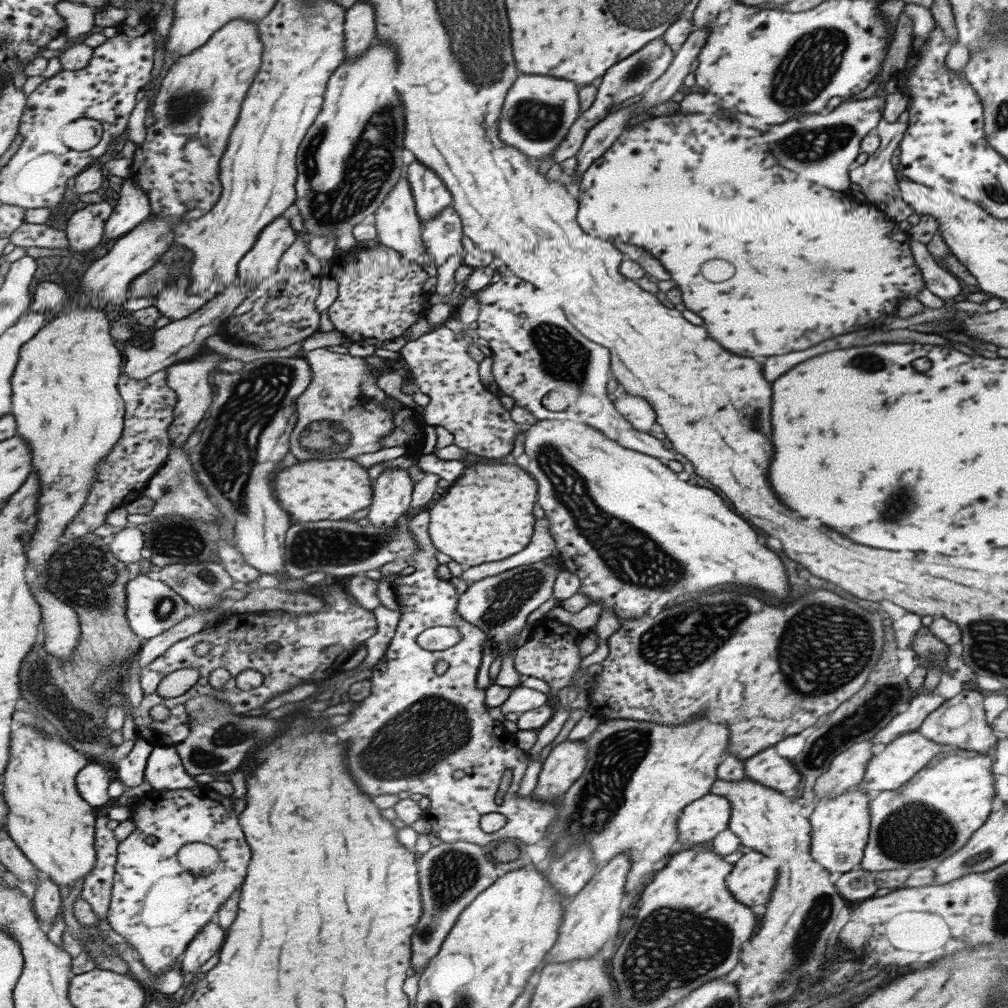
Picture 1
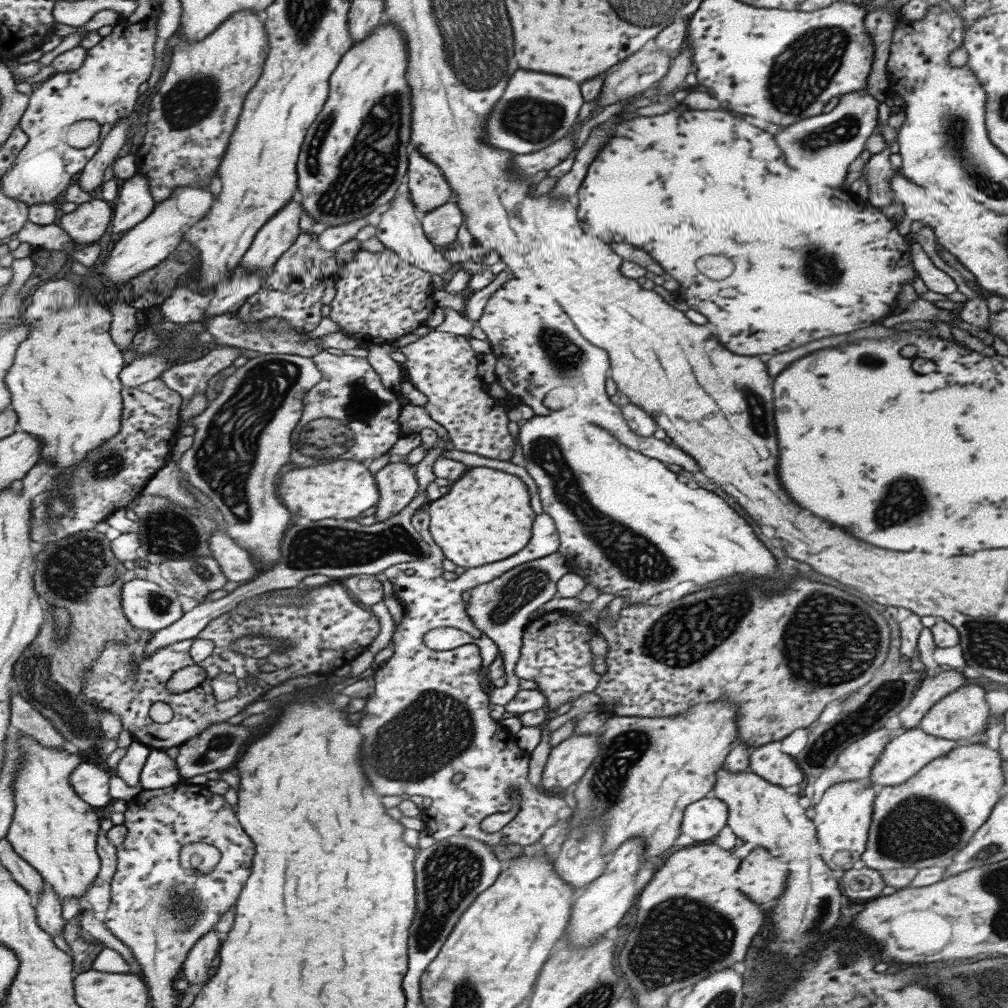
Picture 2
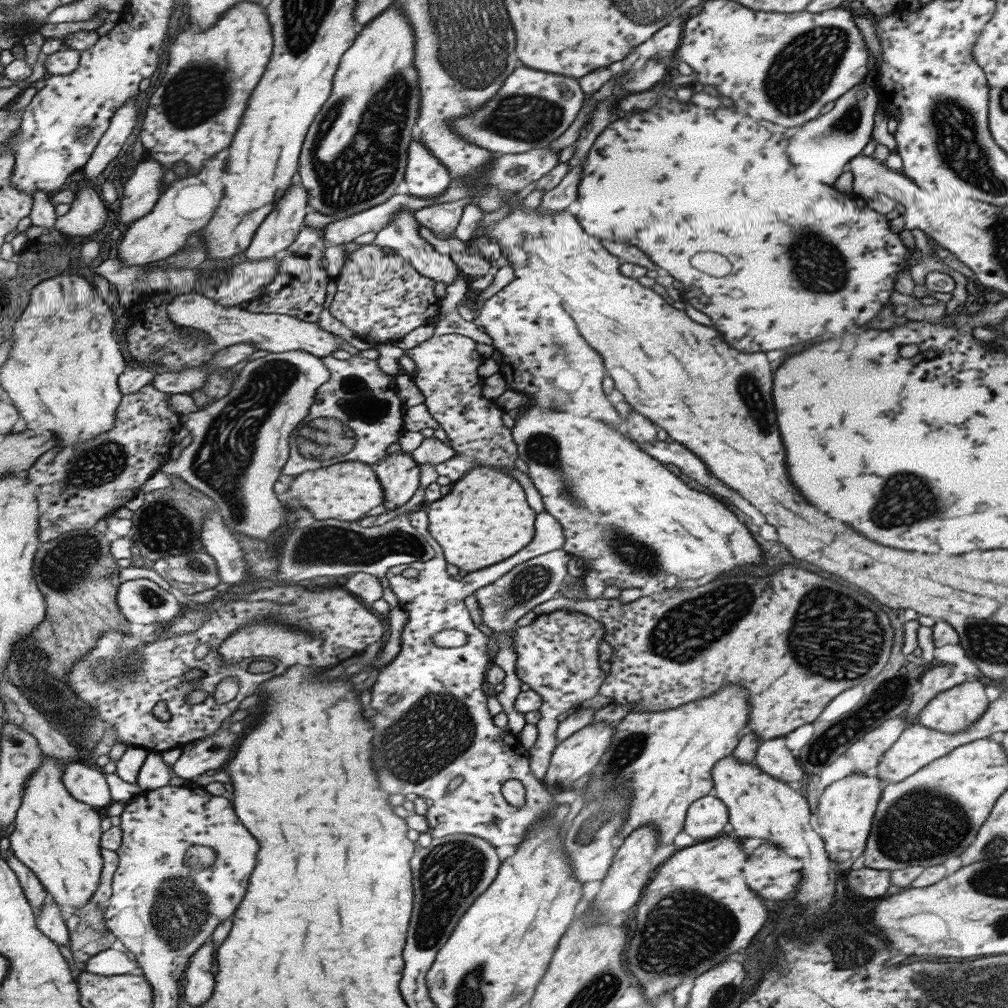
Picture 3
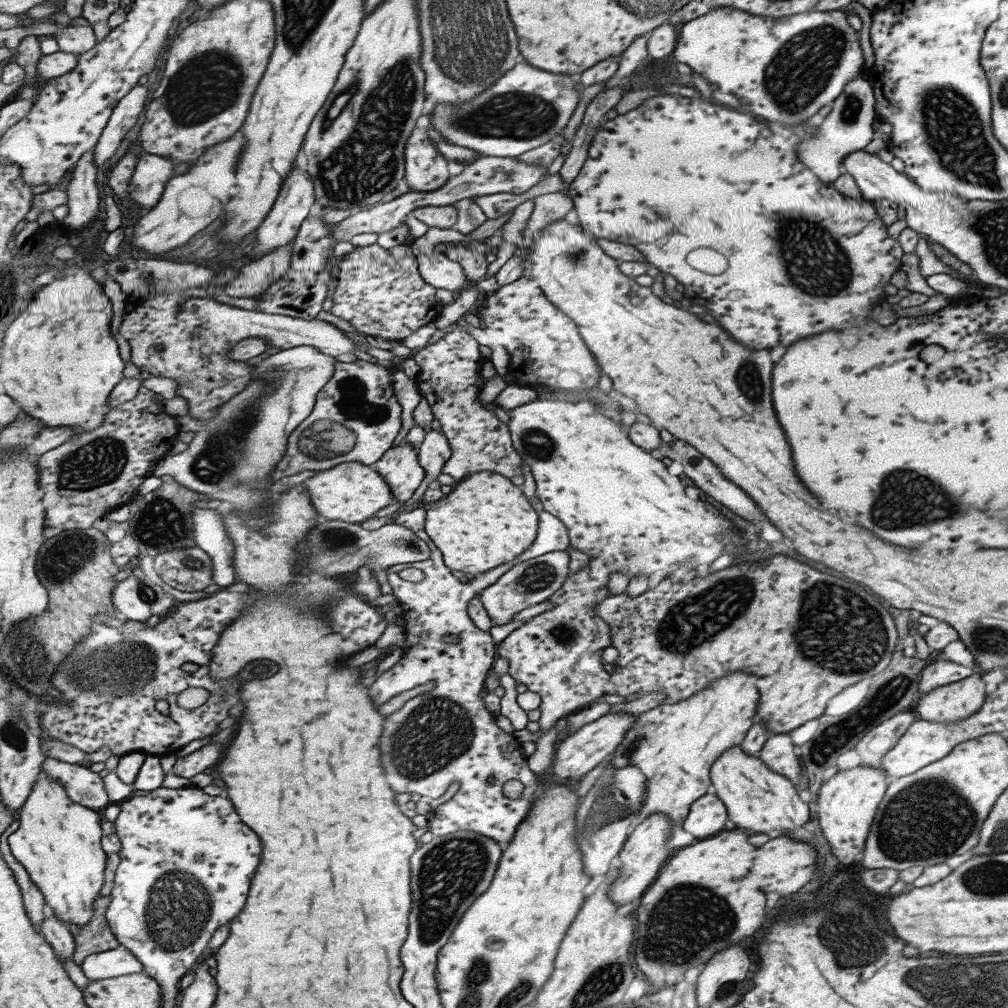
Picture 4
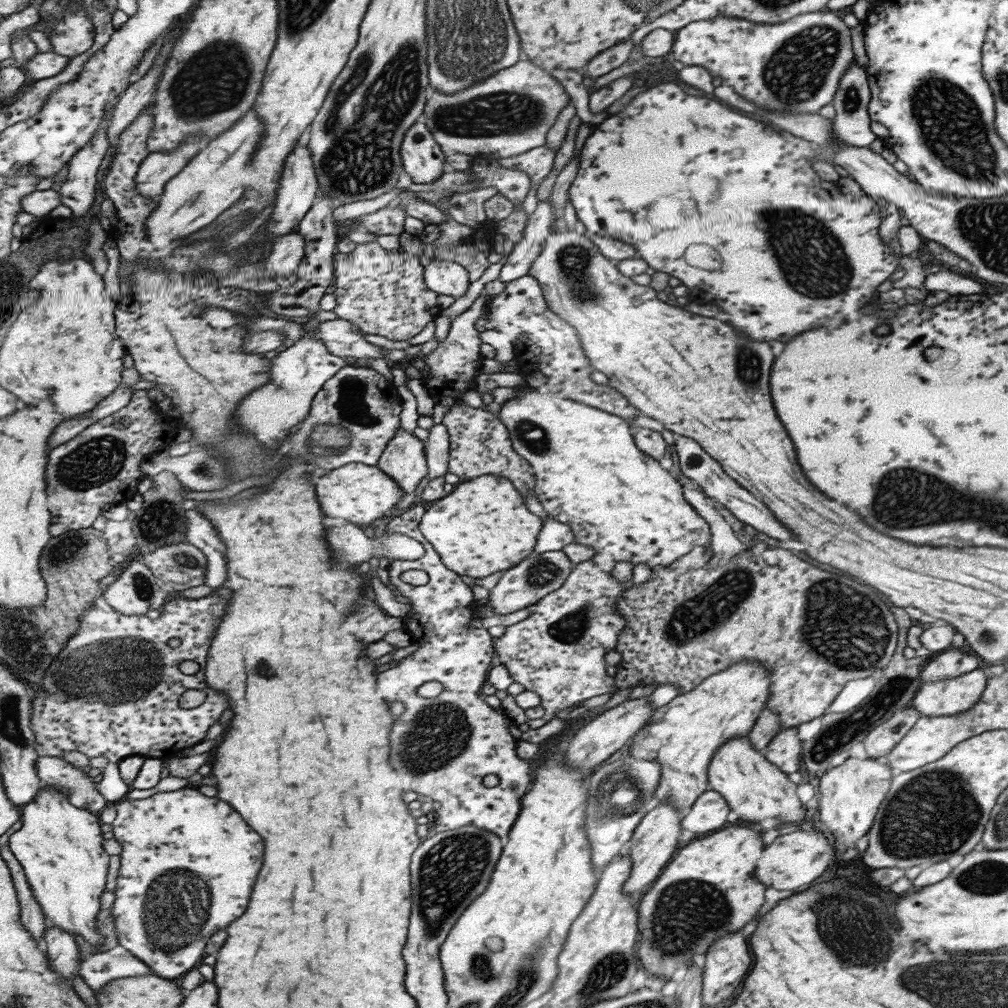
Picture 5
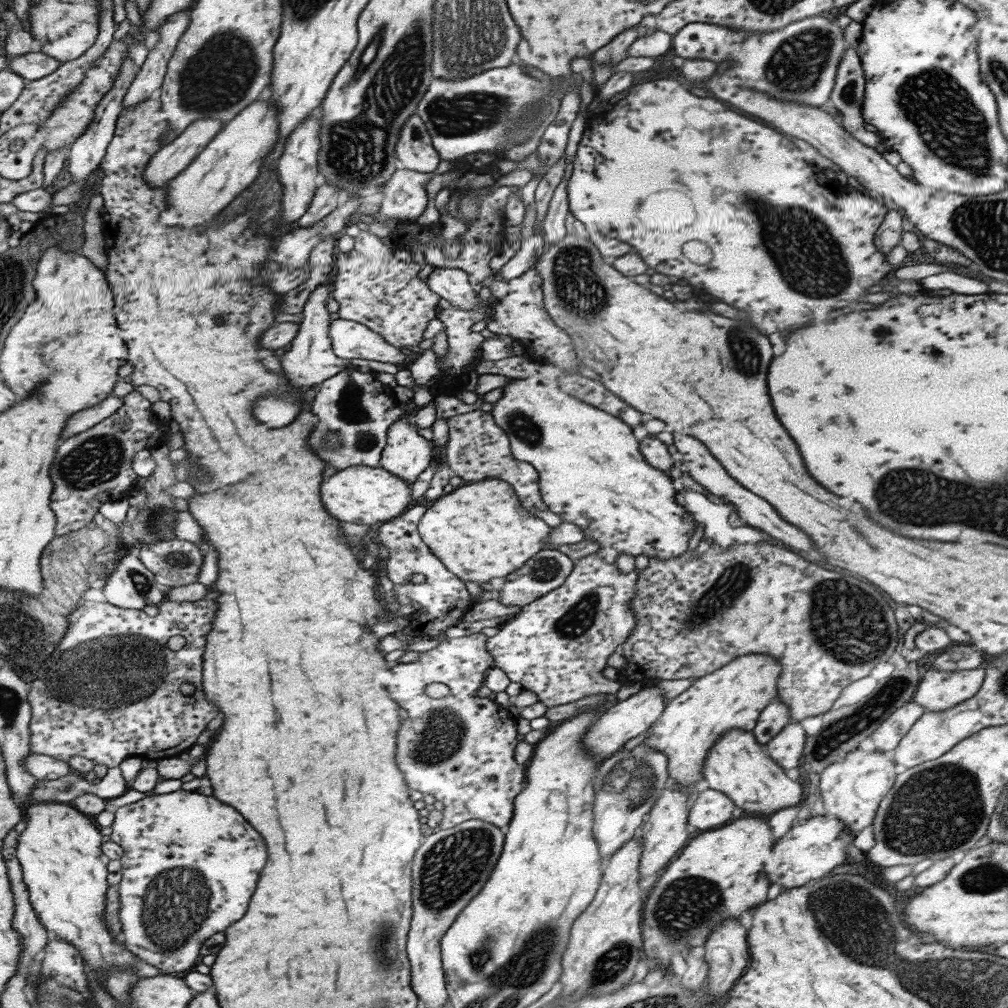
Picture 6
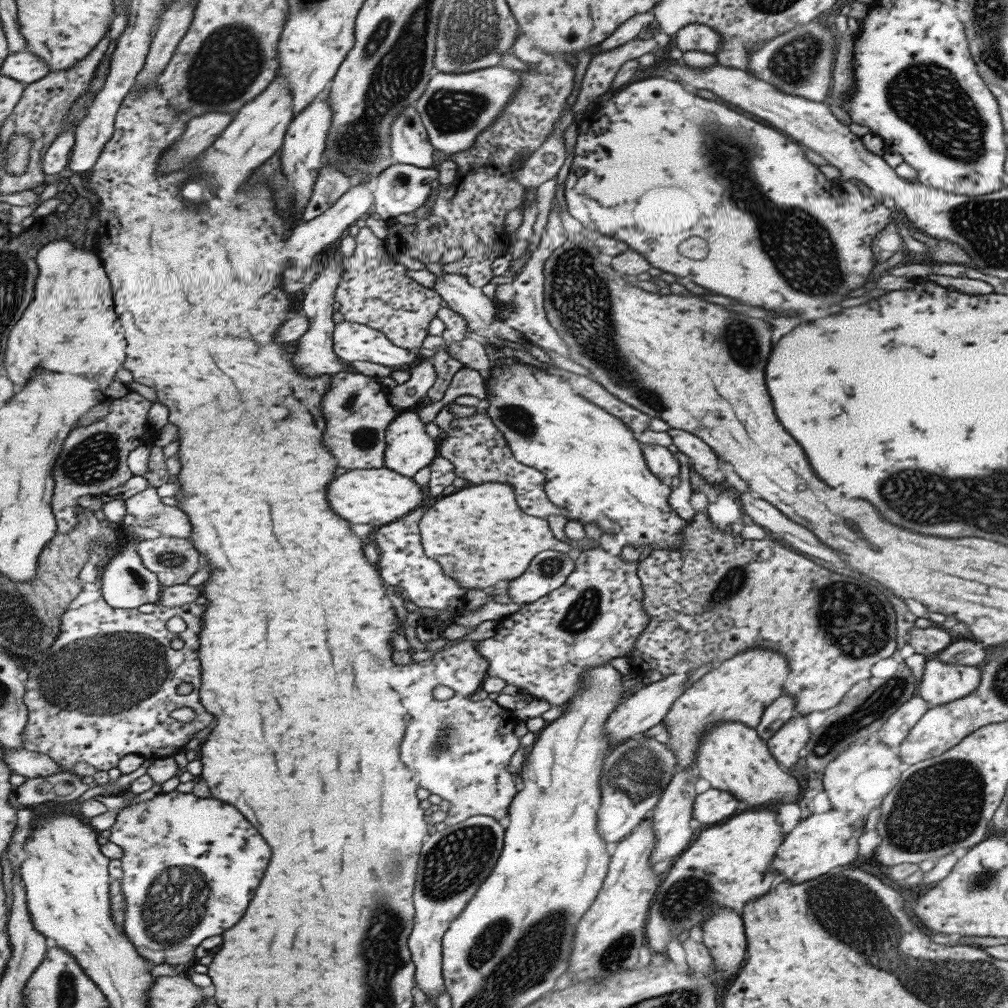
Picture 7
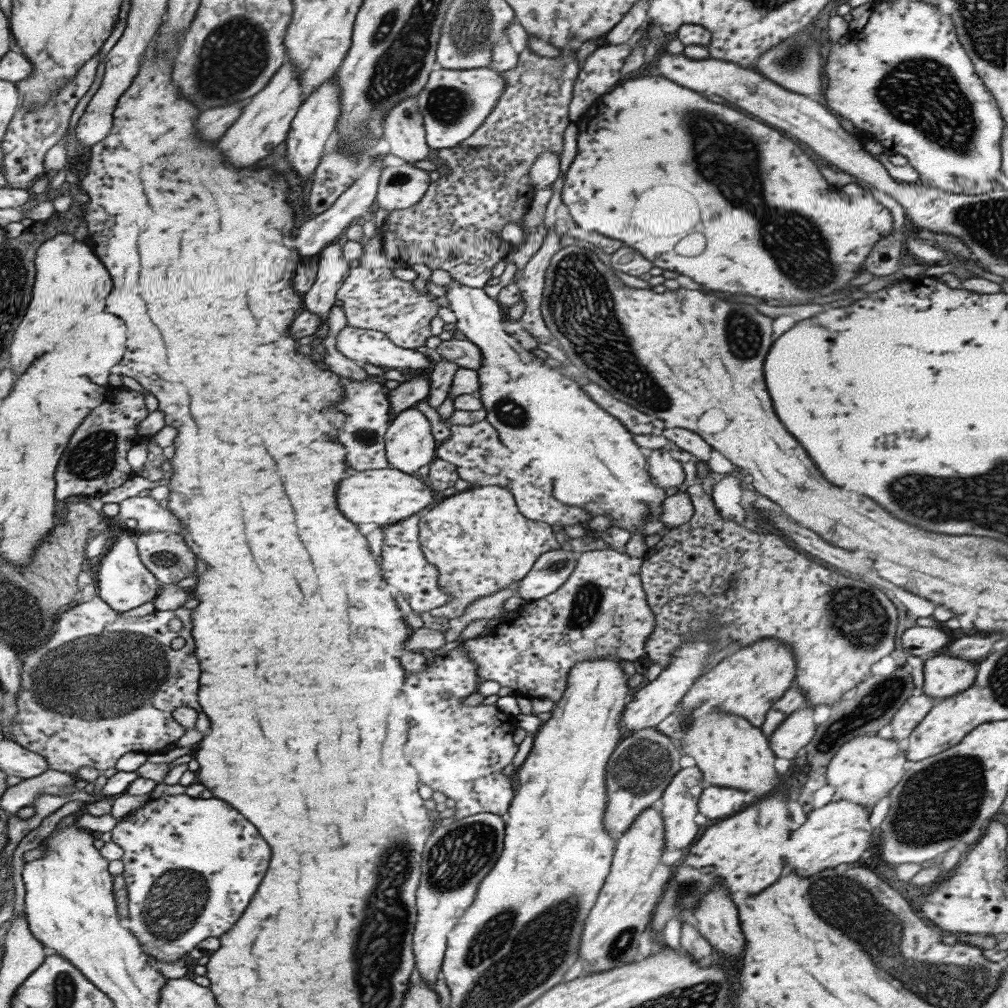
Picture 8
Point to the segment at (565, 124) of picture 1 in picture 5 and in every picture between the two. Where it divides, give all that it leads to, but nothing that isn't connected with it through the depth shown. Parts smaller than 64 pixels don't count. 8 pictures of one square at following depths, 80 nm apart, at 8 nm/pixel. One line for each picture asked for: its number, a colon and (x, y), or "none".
2: (537, 110)
3: (533, 108)
4: (527, 107)
5: (511, 112)

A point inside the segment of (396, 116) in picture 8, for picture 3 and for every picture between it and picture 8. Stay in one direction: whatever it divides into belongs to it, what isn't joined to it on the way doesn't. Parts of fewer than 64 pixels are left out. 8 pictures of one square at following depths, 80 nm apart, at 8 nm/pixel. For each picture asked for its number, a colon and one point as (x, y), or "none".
3: (427, 177)
4: (426, 168)
5: (423, 157)
6: (416, 150)
7: (410, 141)

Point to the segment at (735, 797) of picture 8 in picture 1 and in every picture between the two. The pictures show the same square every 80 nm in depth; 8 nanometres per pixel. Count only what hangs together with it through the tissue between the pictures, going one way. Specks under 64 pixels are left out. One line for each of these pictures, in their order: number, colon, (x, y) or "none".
1: (699, 821)
2: (702, 820)
3: (704, 819)
4: (705, 817)
5: (708, 813)
6: (710, 809)
7: (713, 805)

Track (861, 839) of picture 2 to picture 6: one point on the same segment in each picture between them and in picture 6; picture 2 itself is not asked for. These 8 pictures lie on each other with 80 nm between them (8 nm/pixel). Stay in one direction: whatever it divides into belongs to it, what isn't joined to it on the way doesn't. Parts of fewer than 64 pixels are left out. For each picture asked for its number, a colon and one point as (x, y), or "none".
3: (845, 809)
4: (846, 803)
5: (849, 794)
6: (851, 789)

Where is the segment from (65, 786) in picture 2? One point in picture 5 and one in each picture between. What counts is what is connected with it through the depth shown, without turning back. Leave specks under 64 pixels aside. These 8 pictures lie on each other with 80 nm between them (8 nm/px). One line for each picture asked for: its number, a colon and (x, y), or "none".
3: (59, 837)
4: (59, 841)
5: (61, 847)

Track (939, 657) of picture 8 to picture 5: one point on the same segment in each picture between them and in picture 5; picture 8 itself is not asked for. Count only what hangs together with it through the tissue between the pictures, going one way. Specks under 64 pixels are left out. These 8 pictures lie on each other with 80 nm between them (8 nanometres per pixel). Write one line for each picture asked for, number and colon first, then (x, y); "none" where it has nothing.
5: (947, 697)
6: (937, 690)
7: (941, 682)

